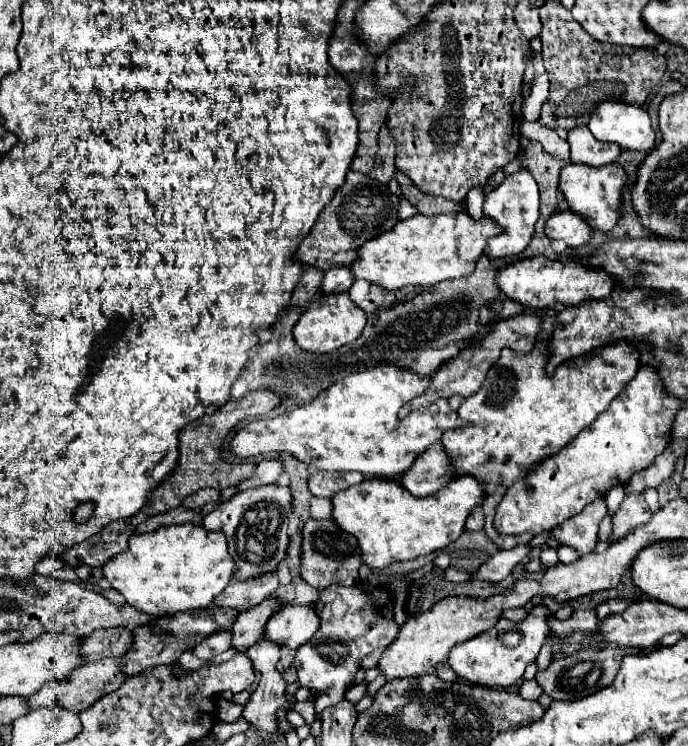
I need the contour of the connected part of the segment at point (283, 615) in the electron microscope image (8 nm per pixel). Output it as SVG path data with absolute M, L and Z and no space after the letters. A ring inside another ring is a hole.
M285 604L269 618L265 636L281 646L299 648L309 638L313 638L319 622L321 620L313 604Z

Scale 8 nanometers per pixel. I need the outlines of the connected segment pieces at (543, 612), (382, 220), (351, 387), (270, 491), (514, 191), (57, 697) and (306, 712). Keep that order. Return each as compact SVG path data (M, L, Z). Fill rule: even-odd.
M541 604L535 606L533 616L525 618L525 626L509 622L509 620L499 620L499 624L489 630L483 632L481 636L475 636L473 640L465 640L465 644L457 644L457 648L451 648L449 652L449 666L457 672L459 678L469 680L473 684L481 684L481 686L489 686L489 688L501 688L501 686L513 686L517 680L523 678L525 666L529 662L533 662L545 642L545 636L551 634L549 626L547 626L547 616L549 610ZM505 634L517 634L519 640L517 644L505 640Z
M349 170L345 176L345 184L337 190L335 198L323 208L311 232L303 238L297 250L297 258L303 264L313 264L321 268L323 272L337 264L351 264L353 260L357 260L357 250L361 244L379 236L381 232L387 232L399 222L399 202L401 196L391 194L389 188L379 180Z
M381 364L351 374L293 412L249 422L235 434L231 452L239 458L265 452L291 452L301 462L309 464L311 470L357 470L365 476L379 478L393 478L409 470L401 480L403 488L413 496L429 496L457 478L453 460L449 460L439 440L443 432L459 428L459 416L451 410L449 400L437 400L423 410L413 410L405 418L399 418L399 410L411 398L421 396L429 384L431 374L425 376L397 364Z
M265 484L251 490L237 492L231 500L221 502L213 512L203 518L207 530L221 530L229 540L229 554L237 564L235 578L247 580L261 572L271 572L285 558L289 546L289 512L291 512L291 488L287 484Z
M525 170L509 174L493 192L485 194L483 214L497 214L499 224L505 228L505 232L501 236L495 236L489 240L487 256L505 258L505 256L521 254L533 238L535 220L537 220L535 214L539 214L539 190L537 190L537 182L533 180L533 176L529 176L529 172L525 172Z
M121 658L87 662L85 666L77 668L77 672L73 672L73 676L69 676L69 684L45 684L45 688L41 692L37 692L37 696L31 696L27 700L29 700L31 708L61 704L63 708L77 708L81 712L81 710L89 708L93 702L97 702L101 696L115 692L125 680L127 680L127 674L123 674L123 670L121 670Z
M303 700L303 702L297 702L293 706L293 710L297 710L305 720L307 724L311 724L315 720L315 708L313 708L313 702L311 700Z

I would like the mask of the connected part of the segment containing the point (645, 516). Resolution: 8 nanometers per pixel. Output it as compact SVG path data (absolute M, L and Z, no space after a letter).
M637 494L625 496L625 500L621 502L619 510L613 516L613 538L611 538L611 542L625 536L629 530L645 524L651 518L651 514L653 512L647 504L637 502Z

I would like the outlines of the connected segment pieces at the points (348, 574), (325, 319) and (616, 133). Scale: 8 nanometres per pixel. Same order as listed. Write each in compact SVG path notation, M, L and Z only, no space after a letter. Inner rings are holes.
M333 518L309 520L303 526L303 552L301 552L301 576L315 588L329 588L333 584L353 586L359 580L359 566L363 564L359 542L353 534L343 532Z
M333 292L333 294L323 294L321 298L313 300L309 304L309 308L301 314L299 322L293 328L293 336L297 340L297 344L301 348L305 348L307 352L331 352L337 350L349 342L353 342L363 326L367 322L365 312L351 302L349 292Z
M605 100L595 108L587 126L597 140L617 142L625 150L651 150L657 146L657 132L651 126L651 118L647 110L635 104L621 104L617 100Z

